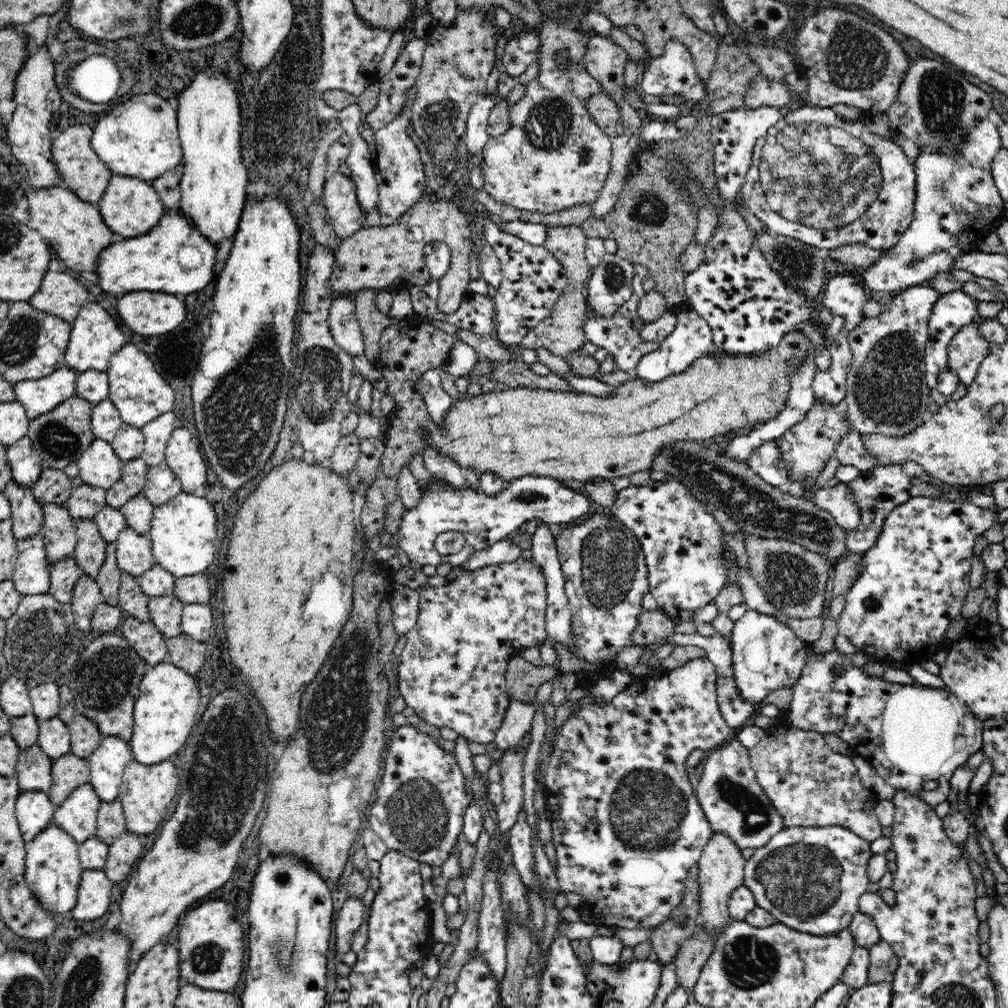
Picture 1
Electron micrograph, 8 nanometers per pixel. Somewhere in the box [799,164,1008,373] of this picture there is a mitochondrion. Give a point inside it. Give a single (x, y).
(942, 187)

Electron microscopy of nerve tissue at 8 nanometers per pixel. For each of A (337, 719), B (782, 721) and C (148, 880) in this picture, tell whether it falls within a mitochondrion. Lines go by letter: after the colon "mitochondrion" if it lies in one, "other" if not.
A: mitochondrion
B: other
C: other

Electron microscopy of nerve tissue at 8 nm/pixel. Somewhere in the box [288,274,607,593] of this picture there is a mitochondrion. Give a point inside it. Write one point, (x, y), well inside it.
(320, 390)

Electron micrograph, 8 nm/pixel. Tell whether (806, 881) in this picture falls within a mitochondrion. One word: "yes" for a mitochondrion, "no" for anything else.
yes

